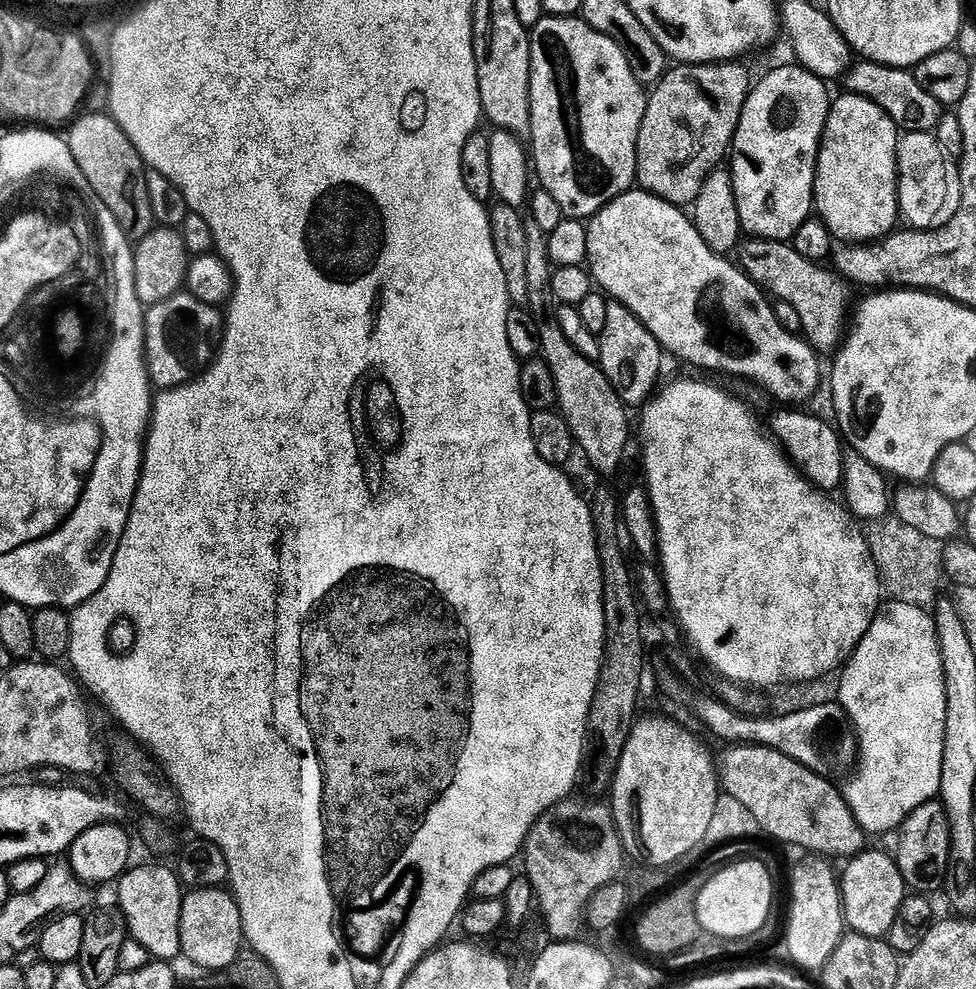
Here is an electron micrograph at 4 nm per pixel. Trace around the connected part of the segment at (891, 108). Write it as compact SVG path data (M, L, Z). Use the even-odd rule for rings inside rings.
M856 62L848 69L846 77L847 91L854 96L861 96L874 106L878 106L896 124L897 129L905 133L928 132L935 133L940 124L942 106L922 86L918 86L915 75L906 68L891 68L885 64L871 62Z

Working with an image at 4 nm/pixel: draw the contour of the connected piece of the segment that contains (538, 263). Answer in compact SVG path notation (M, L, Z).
M534 226L526 228L529 240L527 257L527 285L529 287L529 304L534 331L538 337L538 356L554 374L556 402L558 411L570 426L576 447L588 459L588 464L604 476L612 476L624 460L624 451L628 448L628 412L629 409L618 398L610 378L606 378L597 361L586 358L562 334L562 326L556 322L554 299L551 282L554 265L548 259L548 236Z

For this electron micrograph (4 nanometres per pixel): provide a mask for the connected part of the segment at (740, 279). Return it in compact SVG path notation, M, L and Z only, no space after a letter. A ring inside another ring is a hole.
M629 190L618 198L614 198L601 212L591 217L587 221L587 226L588 259L586 268L591 273L595 287L615 303L629 308L644 323L646 330L650 330L650 334L659 342L665 353L671 354L673 352L678 359L685 360L686 363L693 364L696 368L705 368L708 372L725 372L728 376L745 376L746 379L761 384L774 399L781 400L784 403L781 405L784 406L807 405L804 403L819 390L821 357L816 349L800 336L782 330L782 322L778 322L773 301L766 295L765 289L761 285L755 284L743 267L736 265L735 268L728 256L719 256L717 252L706 246L706 242L702 242L702 234L698 234L698 230L692 222L691 215L683 207L666 202L643 190Z

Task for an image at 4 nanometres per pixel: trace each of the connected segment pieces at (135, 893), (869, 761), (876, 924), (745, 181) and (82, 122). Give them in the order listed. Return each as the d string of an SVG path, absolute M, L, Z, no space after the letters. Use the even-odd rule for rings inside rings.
M163 863L140 864L129 867L118 880L120 886L119 911L123 912L128 923L128 934L131 939L137 940L142 946L146 946L149 957L155 958L160 962L175 961L175 956L181 955L180 951L180 919L182 918L182 902L186 892L182 887L179 875L168 868L163 868Z
M885 603L839 677L838 700L858 737L860 770L846 787L846 799L868 834L895 833L912 811L935 801L940 794L943 735L946 734L946 682L936 622L924 612L927 611L919 604Z
M865 850L851 857L839 877L840 900L844 903L844 922L851 931L863 936L887 937L906 895L906 885L895 855Z
M799 63L784 64L755 81L749 91L742 118L736 127L730 149L730 171L734 198L738 202L738 218L741 229L749 237L773 242L788 242L814 212L814 182L816 163L820 153L820 139L826 126L832 100L828 96L829 85Z
M92 112L89 116L80 114L71 121L67 129L69 132L66 132L70 154L74 154L78 170L82 170L86 182L90 182L90 190L94 190L94 194L106 202L106 210L114 214L125 236L139 242L152 232L156 224L150 206L150 194L146 190L146 165L134 142L126 138L122 126L118 126L111 115L101 112Z

